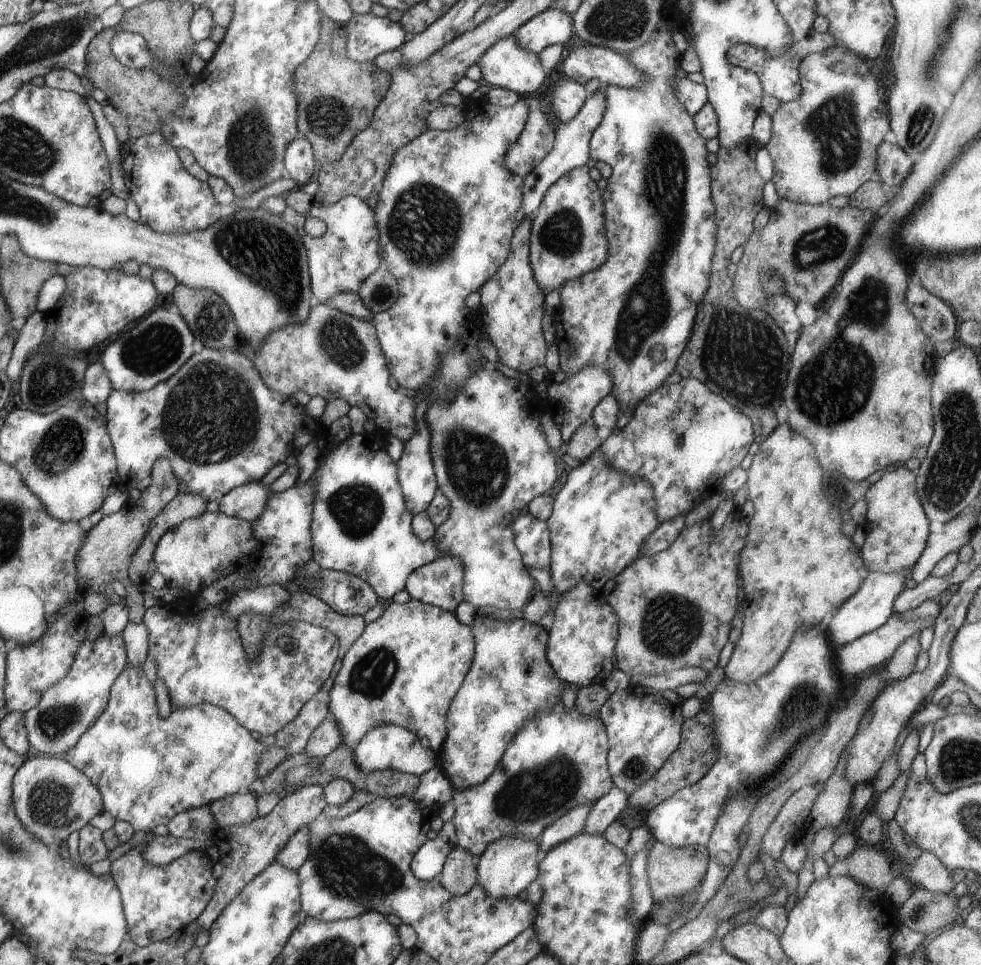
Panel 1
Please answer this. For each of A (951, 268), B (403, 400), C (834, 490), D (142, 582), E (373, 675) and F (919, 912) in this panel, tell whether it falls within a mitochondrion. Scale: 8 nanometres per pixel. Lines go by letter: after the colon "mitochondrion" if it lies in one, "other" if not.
A: other
B: other
C: mitochondrion
D: other
E: mitochondrion
F: mitochondrion

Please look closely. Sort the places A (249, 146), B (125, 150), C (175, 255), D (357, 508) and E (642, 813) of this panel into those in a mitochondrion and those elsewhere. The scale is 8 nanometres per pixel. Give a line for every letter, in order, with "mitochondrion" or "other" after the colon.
A: mitochondrion
B: other
C: other
D: mitochondrion
E: other

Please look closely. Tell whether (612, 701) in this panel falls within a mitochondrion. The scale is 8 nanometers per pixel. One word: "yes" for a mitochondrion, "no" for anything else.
no

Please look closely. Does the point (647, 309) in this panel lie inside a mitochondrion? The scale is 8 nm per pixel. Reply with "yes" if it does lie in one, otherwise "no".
yes

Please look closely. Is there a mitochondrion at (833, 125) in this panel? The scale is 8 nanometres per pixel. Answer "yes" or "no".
yes

